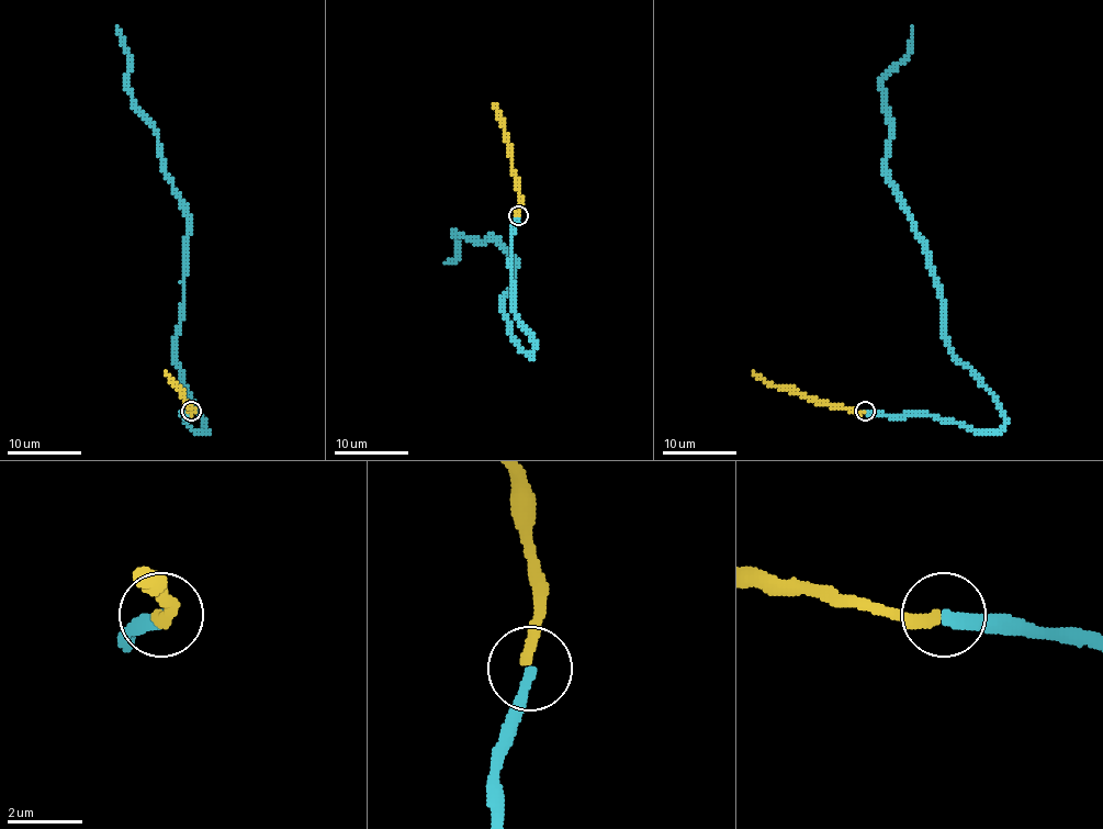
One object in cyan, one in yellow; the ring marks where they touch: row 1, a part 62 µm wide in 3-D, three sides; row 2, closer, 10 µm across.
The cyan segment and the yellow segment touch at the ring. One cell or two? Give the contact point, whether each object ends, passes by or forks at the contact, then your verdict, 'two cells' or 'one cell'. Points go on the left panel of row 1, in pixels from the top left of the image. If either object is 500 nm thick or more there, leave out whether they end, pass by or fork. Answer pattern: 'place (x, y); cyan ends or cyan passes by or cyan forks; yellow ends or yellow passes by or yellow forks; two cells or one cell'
place (191, 411); cyan ends; yellow ends; one cell

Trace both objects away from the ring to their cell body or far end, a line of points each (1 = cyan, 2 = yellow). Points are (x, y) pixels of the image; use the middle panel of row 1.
1: (518, 215), (513, 310), (531, 357), (503, 304), (516, 264), (492, 238), (454, 233), (457, 257), (443, 264)
2: (518, 214), (518, 180), (513, 155), (494, 103)

